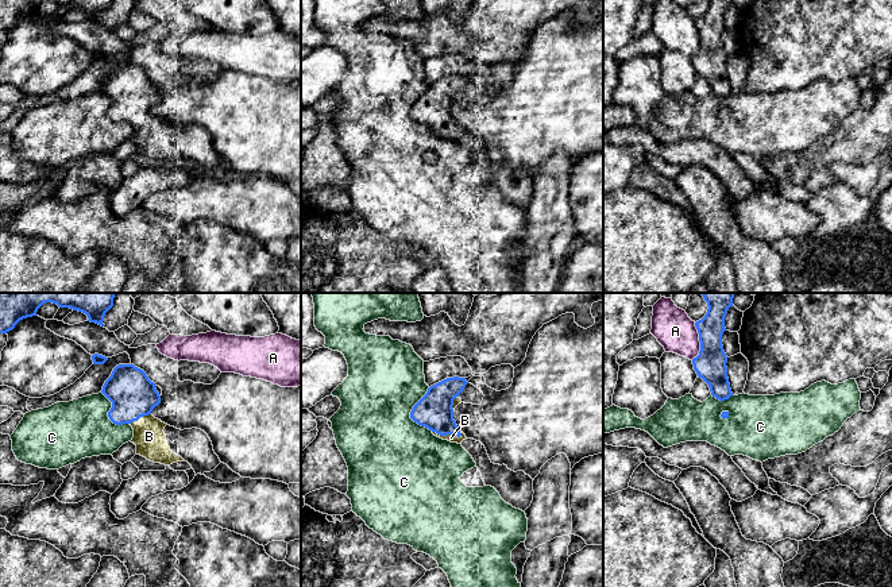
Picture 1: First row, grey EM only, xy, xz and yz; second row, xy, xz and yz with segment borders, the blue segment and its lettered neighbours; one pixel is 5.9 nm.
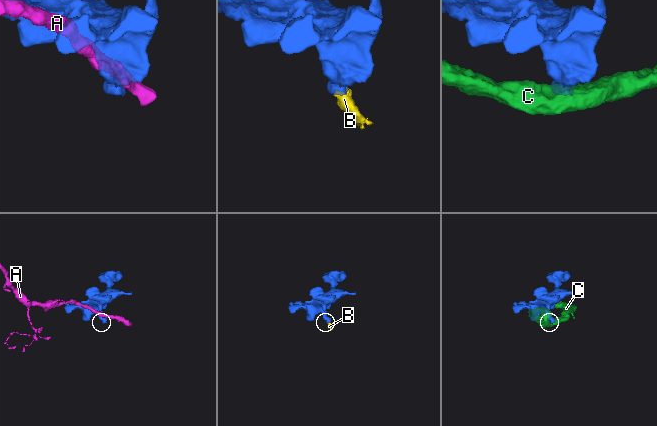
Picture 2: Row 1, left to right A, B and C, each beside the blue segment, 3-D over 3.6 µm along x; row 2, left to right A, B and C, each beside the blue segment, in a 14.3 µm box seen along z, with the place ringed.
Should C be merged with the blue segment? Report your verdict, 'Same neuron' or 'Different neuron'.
Different neuron

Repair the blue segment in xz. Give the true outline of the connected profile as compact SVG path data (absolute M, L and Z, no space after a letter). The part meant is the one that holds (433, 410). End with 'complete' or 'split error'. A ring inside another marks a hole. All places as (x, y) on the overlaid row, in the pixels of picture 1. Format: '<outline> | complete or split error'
M447 378L430 386L426 394L413 406L410 418L428 428L435 436L460 444L466 435L453 420L455 408L462 403L459 394L468 382L466 378Z | split error

